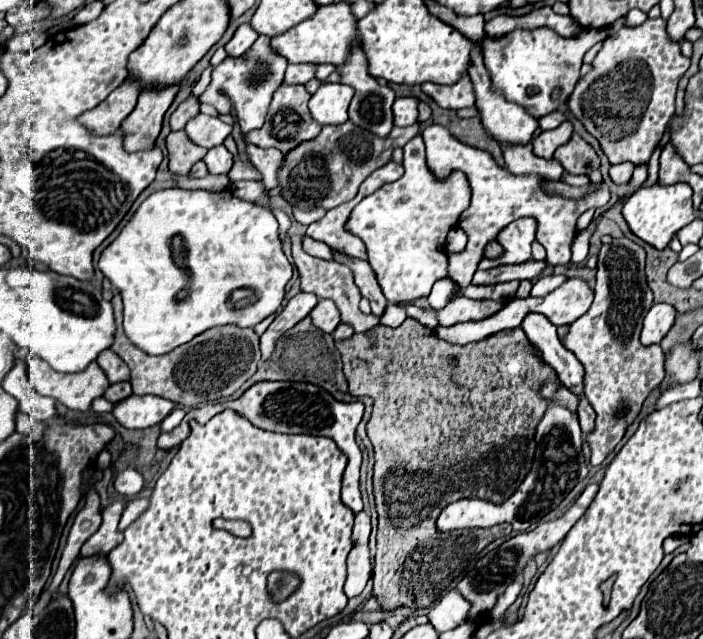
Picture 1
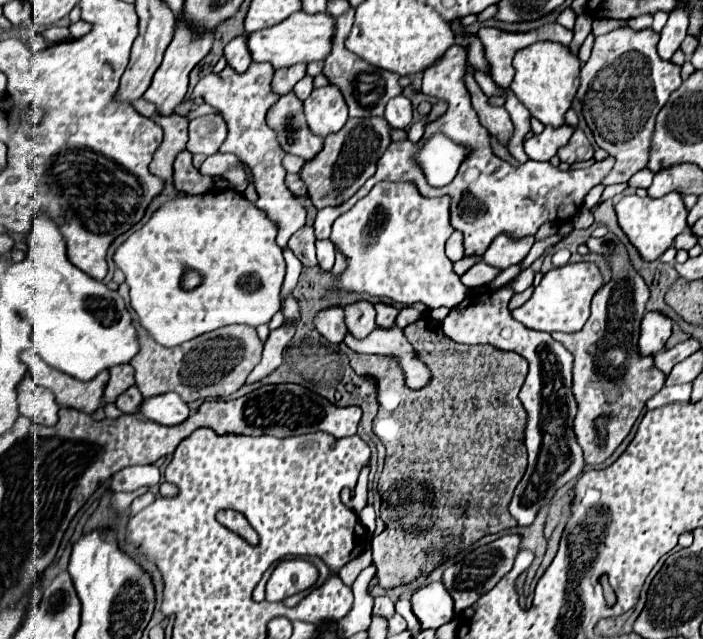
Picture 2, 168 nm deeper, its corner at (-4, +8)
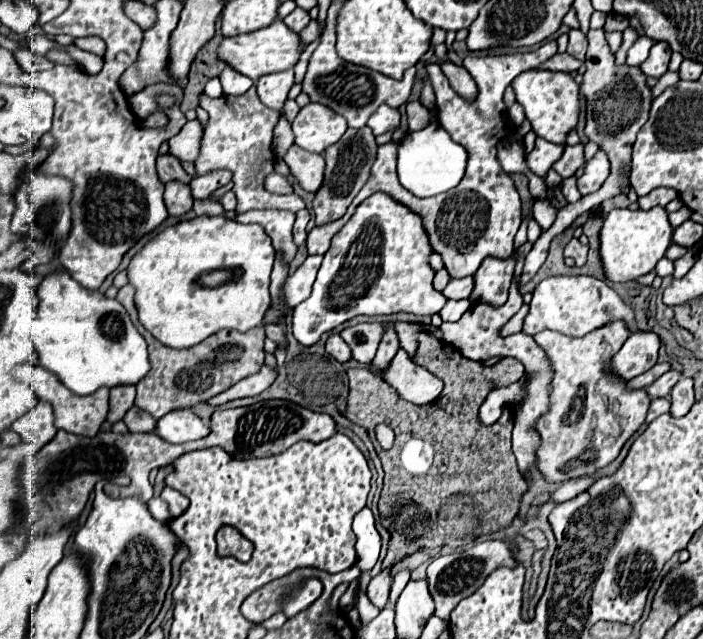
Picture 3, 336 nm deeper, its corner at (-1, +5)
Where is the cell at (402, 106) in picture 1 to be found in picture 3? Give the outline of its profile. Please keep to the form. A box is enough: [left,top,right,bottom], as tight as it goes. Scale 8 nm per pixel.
[367,106,401,136]

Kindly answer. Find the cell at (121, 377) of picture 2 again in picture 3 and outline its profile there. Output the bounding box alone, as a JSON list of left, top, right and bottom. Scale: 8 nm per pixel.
[107,386,135,422]

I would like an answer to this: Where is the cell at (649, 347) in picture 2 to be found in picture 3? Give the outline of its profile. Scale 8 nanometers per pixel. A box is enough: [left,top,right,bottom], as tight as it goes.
[611,330,661,380]

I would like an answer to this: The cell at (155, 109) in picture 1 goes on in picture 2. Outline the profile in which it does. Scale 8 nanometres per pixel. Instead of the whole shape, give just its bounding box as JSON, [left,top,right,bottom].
[144,25,214,115]

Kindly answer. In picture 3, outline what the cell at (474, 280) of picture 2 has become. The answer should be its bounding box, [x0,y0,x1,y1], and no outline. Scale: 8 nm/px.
[443,276,473,300]

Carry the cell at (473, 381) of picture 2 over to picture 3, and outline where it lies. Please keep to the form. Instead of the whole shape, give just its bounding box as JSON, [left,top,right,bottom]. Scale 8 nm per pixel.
[347,332,527,568]

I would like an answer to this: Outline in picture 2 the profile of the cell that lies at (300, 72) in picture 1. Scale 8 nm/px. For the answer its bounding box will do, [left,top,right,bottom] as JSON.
[272,63,306,97]

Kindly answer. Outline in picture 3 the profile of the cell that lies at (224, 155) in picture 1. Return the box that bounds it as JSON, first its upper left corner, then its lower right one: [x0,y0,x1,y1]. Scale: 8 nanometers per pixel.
[191,170,231,198]

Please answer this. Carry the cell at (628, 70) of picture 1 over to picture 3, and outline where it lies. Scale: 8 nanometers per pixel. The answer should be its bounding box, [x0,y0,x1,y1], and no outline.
[521,30,653,286]

